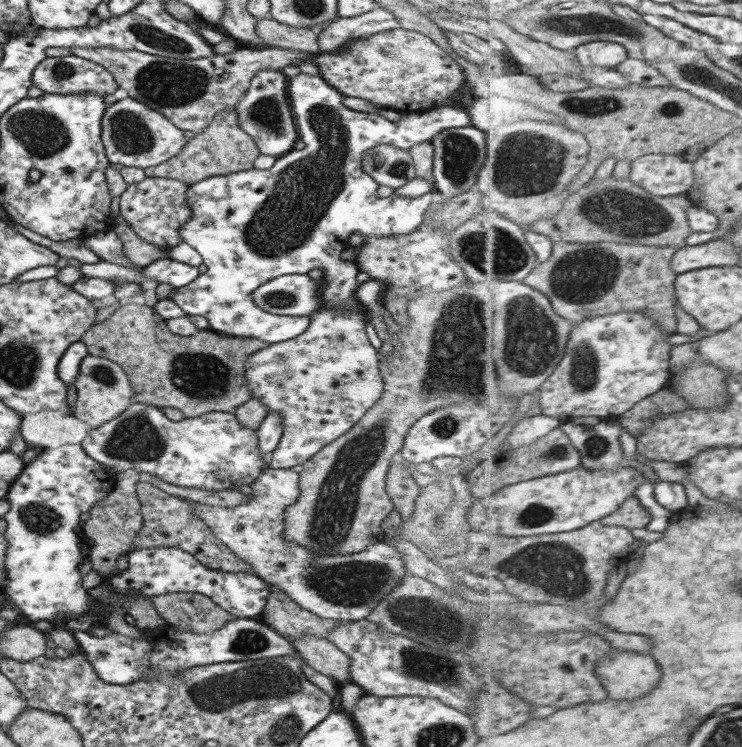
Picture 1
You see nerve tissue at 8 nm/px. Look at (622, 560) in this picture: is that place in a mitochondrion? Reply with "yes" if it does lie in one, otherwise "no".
no

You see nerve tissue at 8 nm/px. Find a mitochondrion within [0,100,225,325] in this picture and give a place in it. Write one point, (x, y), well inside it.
(42, 134)

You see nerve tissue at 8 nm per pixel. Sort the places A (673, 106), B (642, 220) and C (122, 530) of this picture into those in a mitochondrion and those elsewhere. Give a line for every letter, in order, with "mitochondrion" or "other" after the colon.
A: mitochondrion
B: mitochondrion
C: other

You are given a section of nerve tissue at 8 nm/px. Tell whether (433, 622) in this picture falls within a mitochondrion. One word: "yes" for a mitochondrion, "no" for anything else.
yes

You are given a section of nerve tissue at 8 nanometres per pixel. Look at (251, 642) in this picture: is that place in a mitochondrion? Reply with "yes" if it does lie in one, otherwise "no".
yes

